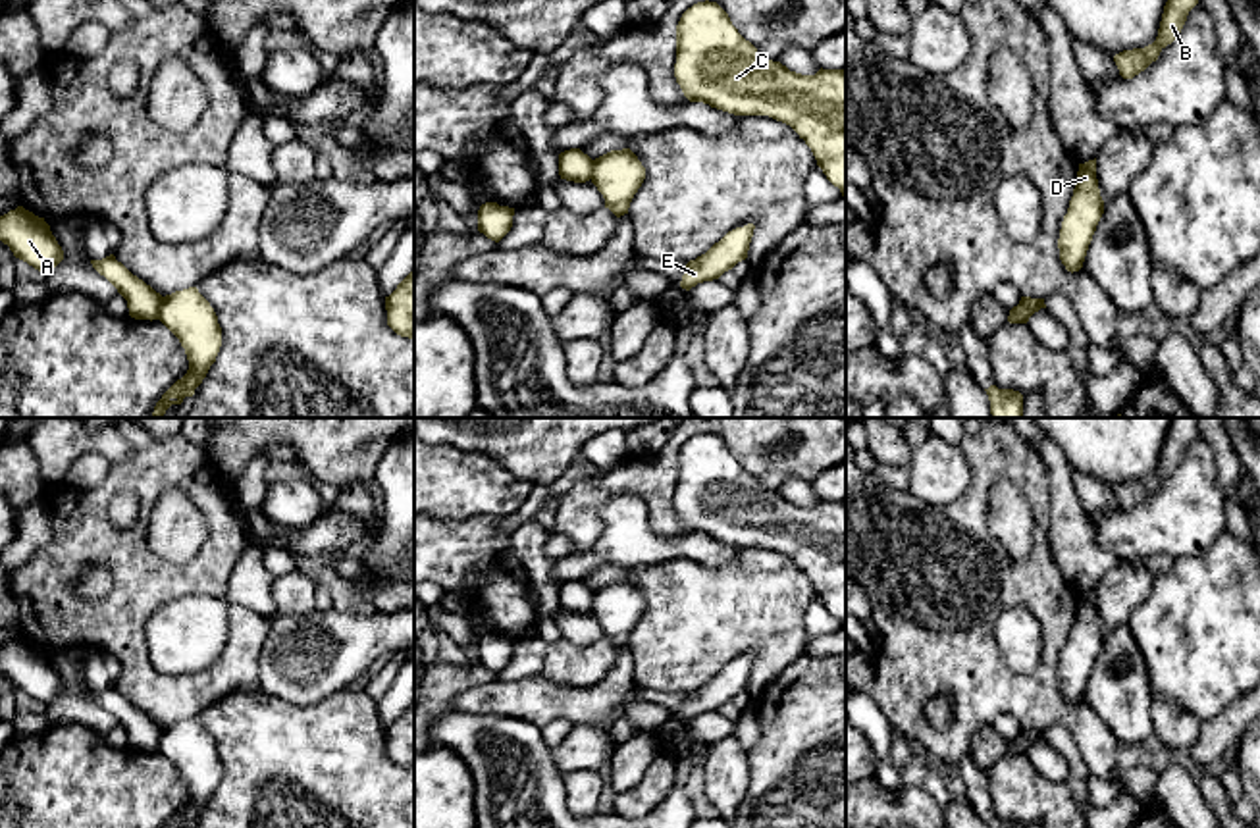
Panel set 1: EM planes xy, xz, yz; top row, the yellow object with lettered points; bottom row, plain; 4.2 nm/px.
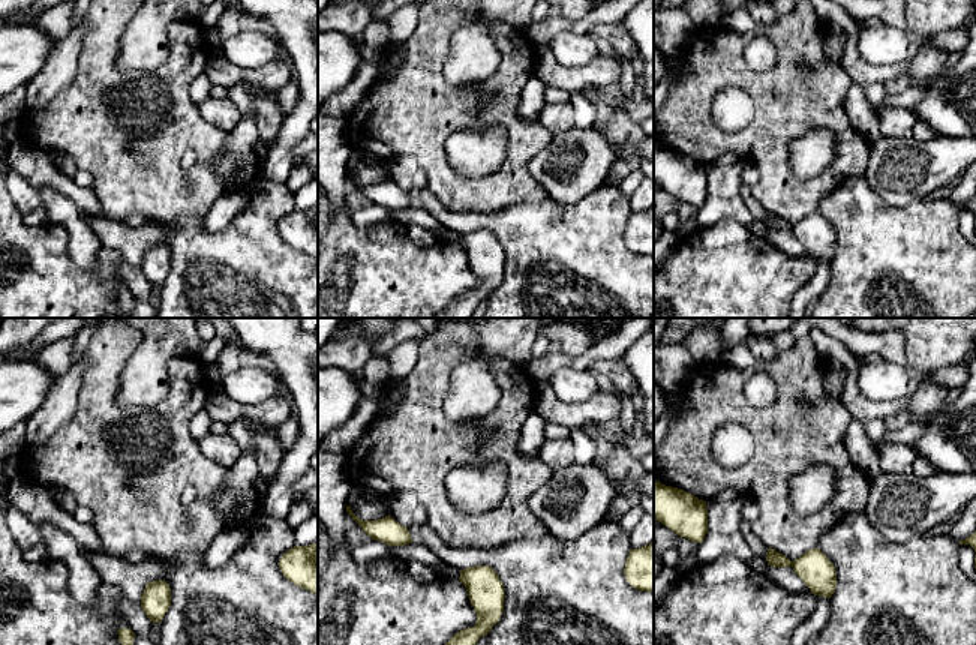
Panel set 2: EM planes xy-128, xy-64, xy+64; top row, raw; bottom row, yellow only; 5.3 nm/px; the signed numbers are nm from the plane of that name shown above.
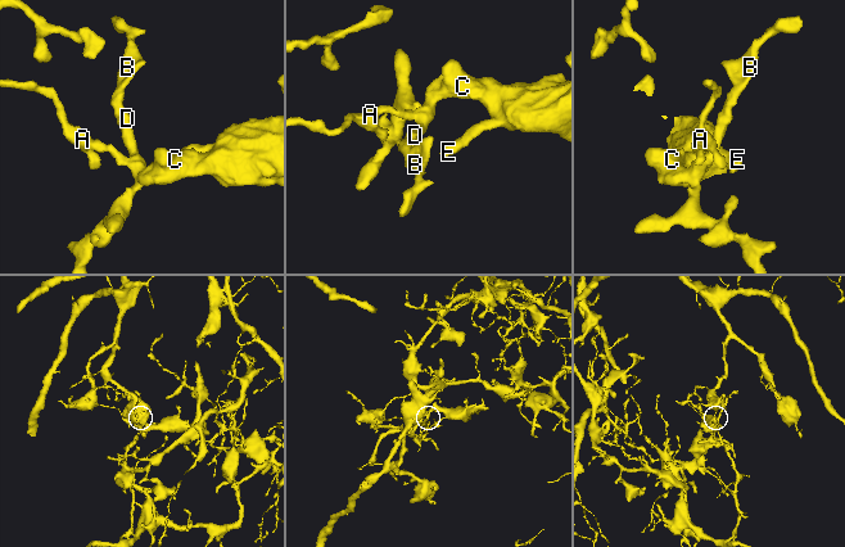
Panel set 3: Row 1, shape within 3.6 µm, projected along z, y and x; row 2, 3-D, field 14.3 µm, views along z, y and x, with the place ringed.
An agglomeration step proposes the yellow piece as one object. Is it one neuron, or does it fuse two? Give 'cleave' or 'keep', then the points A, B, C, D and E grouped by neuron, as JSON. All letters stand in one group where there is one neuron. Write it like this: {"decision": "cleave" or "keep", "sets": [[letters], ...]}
{"decision": "cleave", "sets": [["A"], ["B", "C", "D", "E"]]}

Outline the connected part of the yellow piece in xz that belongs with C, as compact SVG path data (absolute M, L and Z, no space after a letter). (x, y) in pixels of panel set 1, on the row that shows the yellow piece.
M705 0L688 8L676 25L674 77L690 102L790 125L846 196L844 69L790 71L761 56L728 13Z

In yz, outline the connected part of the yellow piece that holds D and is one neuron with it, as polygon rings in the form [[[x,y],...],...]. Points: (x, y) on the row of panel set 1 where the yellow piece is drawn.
[[[1094,158],[1085,164],[1079,164],[1073,196],[1069,200],[1067,214],[1063,216],[1060,229],[1060,260],[1067,272],[1073,273],[1083,268],[1089,245],[1102,214],[1104,200],[1098,189]]]

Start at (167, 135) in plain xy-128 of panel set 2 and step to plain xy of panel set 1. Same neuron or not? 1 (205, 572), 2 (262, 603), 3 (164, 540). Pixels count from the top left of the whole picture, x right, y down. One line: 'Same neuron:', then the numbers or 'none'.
Same neuron: 1

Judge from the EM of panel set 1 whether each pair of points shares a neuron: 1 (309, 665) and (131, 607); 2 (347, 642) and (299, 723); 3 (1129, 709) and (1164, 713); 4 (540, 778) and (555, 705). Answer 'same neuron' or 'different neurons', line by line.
1: different neurons
2: different neurons
3: different neurons
4: different neurons

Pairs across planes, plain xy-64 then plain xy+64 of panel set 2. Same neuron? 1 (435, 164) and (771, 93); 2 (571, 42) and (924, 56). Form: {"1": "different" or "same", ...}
{"1": "same", "2": "different"}

